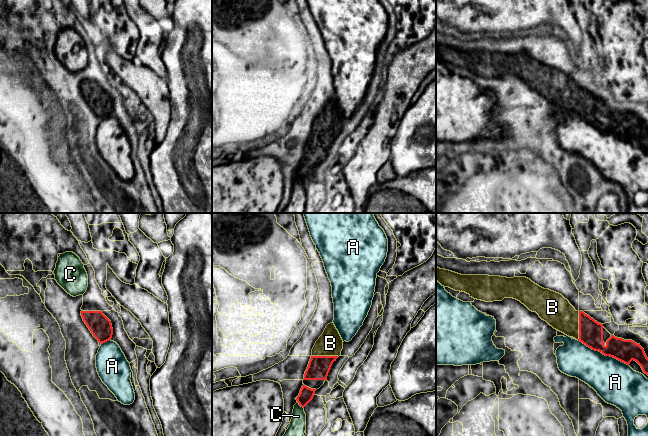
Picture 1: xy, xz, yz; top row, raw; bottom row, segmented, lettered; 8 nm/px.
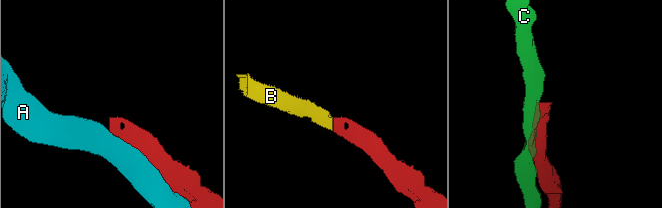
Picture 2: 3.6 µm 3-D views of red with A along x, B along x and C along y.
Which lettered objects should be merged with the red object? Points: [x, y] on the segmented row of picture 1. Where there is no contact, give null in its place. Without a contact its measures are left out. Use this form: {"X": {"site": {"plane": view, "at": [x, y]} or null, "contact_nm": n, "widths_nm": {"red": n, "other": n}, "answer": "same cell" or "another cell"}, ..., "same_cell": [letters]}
{"A": {"site": {"plane": "yz", "at": [603, 354]}, "contact_nm": 460, "widths_nm": {"red": 190, "other": 340}, "answer": "another cell"}, "B": {"site": {"plane": "yz", "at": [579, 325]}, "contact_nm": 240, "widths_nm": {"red": 190, "other": 240}, "answer": "same cell"}, "C": {"site": {"plane": "xz", "at": [300, 405]}, "contact_nm": 80, "widths_nm": {"red": 120, "other": 140}, "answer": "another cell"}, "same_cell": ["B"]}

